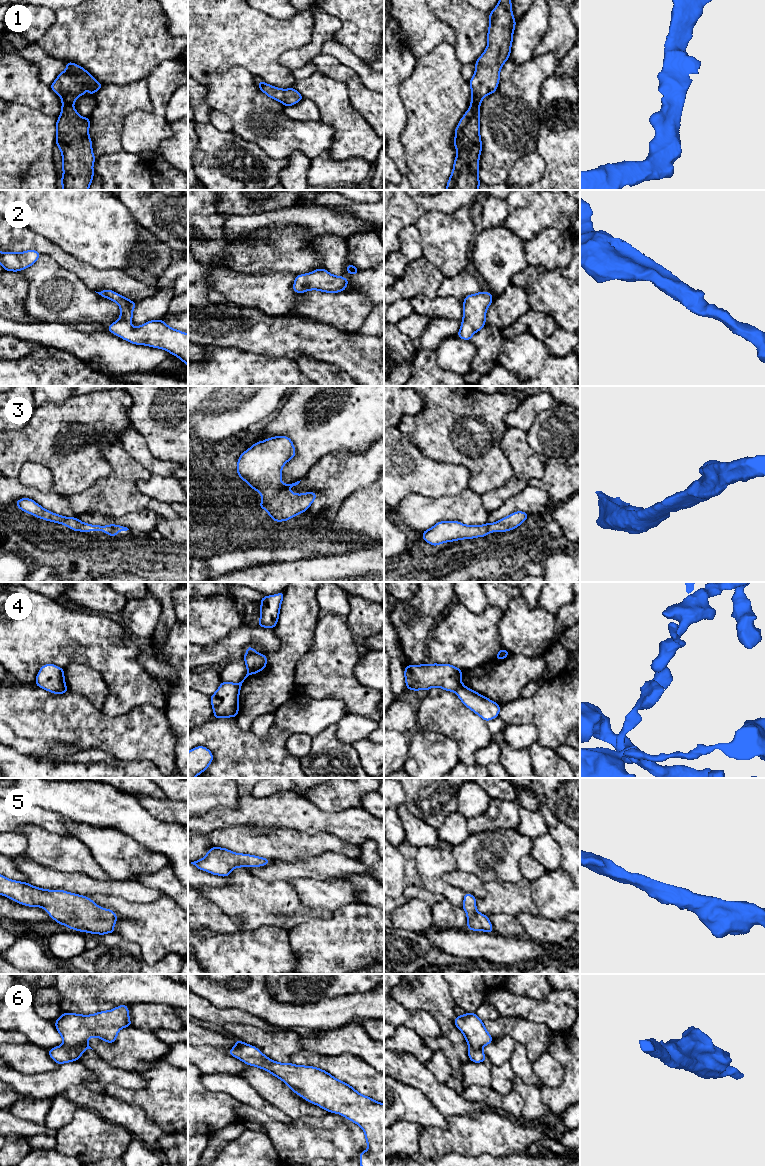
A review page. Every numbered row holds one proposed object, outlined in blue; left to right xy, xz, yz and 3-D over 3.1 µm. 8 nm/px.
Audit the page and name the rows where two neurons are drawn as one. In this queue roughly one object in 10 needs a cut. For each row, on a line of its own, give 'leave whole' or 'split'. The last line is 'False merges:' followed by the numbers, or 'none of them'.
1: leave whole
2: leave whole
3: leave whole
4: leave whole
5: leave whole
6: leave whole
False merges: none of them

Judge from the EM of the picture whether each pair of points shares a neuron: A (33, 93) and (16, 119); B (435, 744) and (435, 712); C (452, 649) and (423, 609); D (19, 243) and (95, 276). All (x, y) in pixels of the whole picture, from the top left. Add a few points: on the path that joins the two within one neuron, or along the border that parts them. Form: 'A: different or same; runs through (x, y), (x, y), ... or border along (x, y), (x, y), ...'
A: different; border along (10, 102), (38, 109), (47, 115)
B: different; border along (420, 727), (445, 734), (456, 742)
C: different; border along (434, 627), (428, 650)
D: same; runs through (38, 243), (53, 250), (63, 259), (76, 266)

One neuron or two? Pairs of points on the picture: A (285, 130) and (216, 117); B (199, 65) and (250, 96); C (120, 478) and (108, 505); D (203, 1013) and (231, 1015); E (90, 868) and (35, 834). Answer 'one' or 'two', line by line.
A: two
B: two
C: one
D: one
E: one

